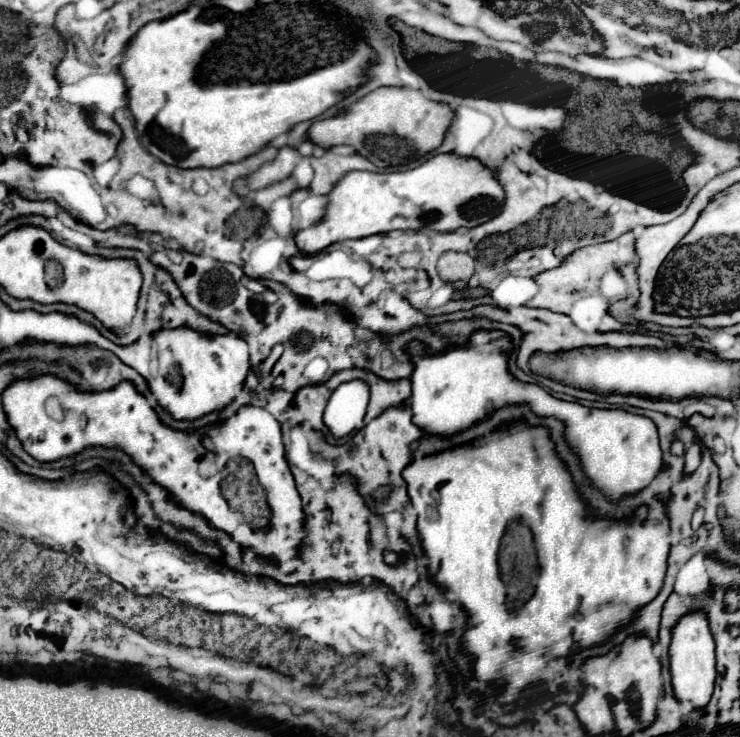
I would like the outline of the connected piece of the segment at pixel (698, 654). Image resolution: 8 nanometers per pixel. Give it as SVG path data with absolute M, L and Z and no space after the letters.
M704 610L688 612L674 624L668 654L670 654L670 674L672 674L674 696L690 708L704 708L712 696L714 680L716 680L714 638Z

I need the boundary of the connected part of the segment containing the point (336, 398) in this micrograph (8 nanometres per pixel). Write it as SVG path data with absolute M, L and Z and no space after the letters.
M350 380L340 384L328 400L324 412L324 424L336 438L360 430L364 426L366 406L360 406L360 394L368 396L368 386L362 380Z

